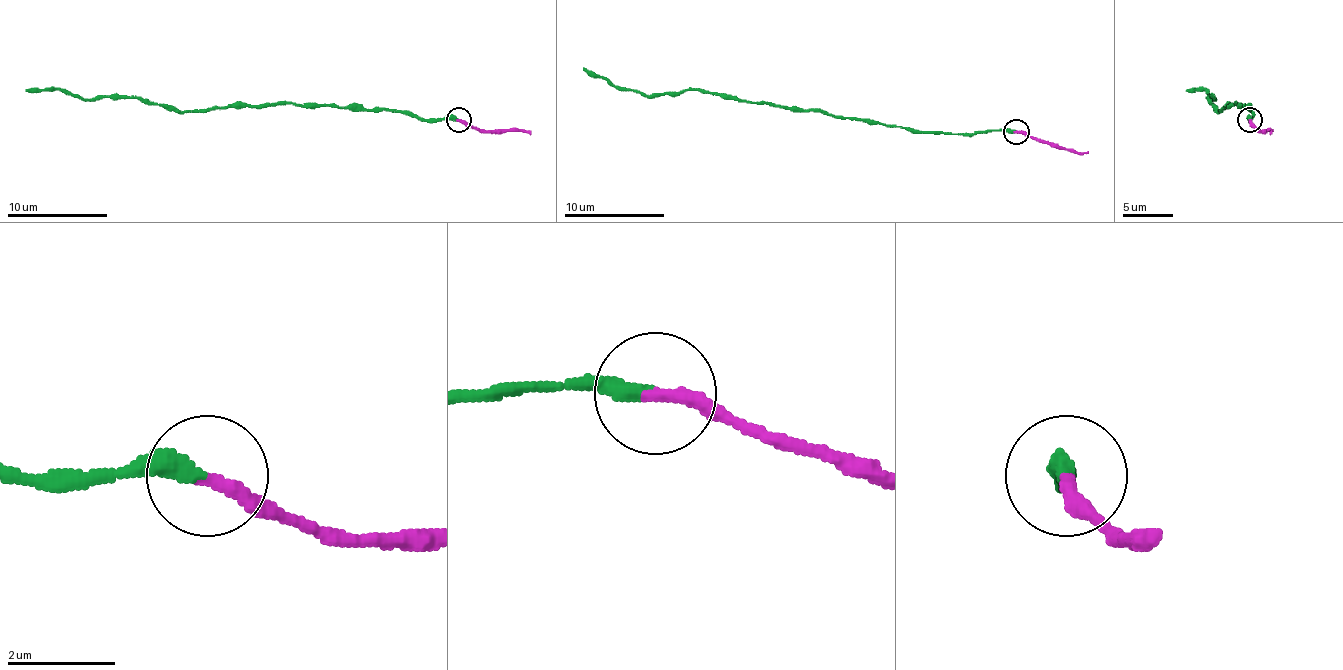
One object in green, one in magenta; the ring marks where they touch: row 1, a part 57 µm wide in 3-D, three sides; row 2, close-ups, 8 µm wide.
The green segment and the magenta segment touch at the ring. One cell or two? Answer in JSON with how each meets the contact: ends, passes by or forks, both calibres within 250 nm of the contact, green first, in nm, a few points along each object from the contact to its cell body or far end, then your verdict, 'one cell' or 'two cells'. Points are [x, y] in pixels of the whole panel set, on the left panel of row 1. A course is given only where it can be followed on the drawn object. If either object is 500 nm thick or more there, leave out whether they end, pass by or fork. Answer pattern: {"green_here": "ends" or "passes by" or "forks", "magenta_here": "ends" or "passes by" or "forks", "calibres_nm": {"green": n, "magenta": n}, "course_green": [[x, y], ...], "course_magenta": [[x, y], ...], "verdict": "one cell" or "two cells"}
{"green_here": "ends", "magenta_here": "ends", "calibres_nm": {"green": 320, "magenta": 280}, "course_green": [[459, 120], [419, 120], [404, 112], [273, 102], [180, 112], [135, 97], [82, 100], [54, 90], [27, 90]], "course_magenta": [[459, 120], [482, 130], [524, 130], [529, 135]], "verdict": "one cell"}

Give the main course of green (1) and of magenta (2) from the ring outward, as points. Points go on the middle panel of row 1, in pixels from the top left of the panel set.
1: (1017, 132), (961, 134), (911, 132), (830, 114), (737, 102), (692, 89), (639, 94), (612, 87), (584, 66)
2: (1017, 132), (1039, 142), (1087, 152)

